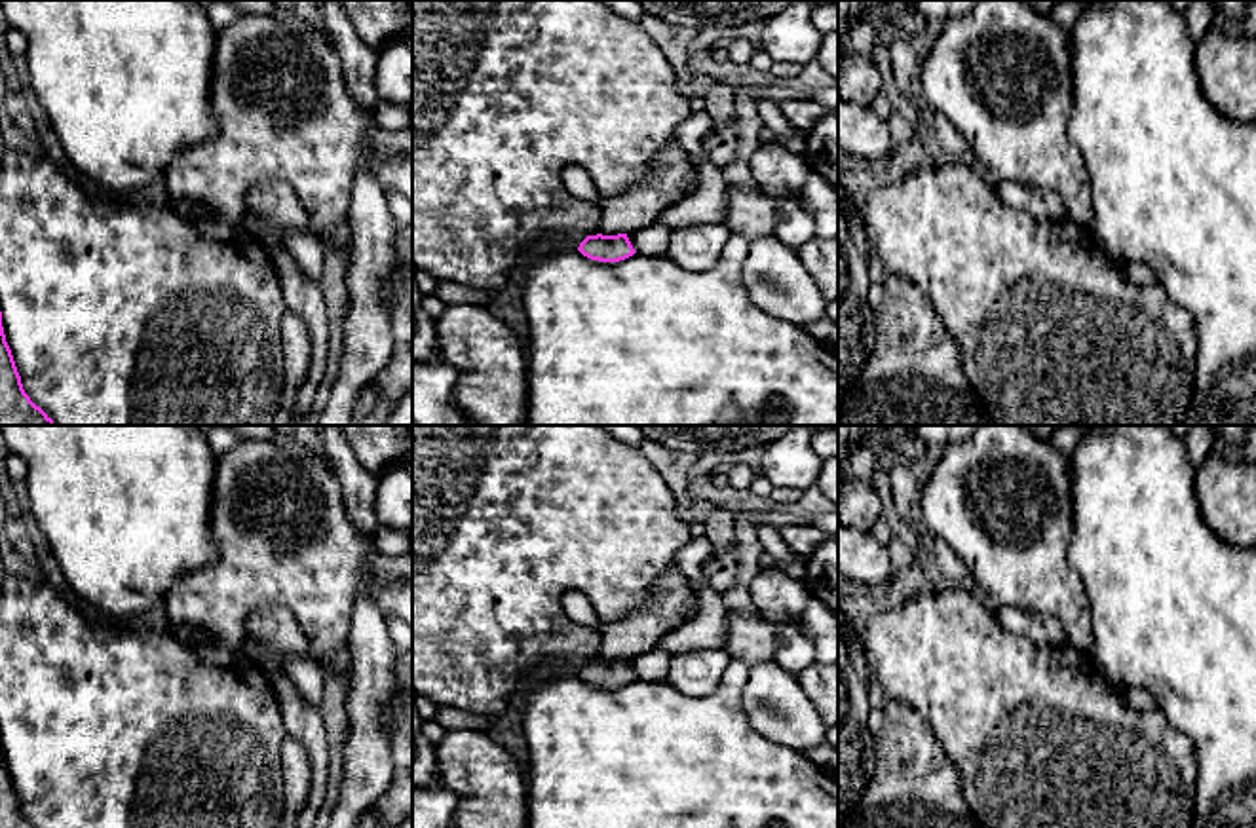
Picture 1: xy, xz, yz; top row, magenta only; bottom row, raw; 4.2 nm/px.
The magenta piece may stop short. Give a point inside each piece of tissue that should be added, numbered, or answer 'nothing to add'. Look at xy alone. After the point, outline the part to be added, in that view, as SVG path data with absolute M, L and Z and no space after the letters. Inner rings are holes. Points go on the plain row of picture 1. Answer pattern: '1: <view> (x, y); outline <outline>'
nothing to add

